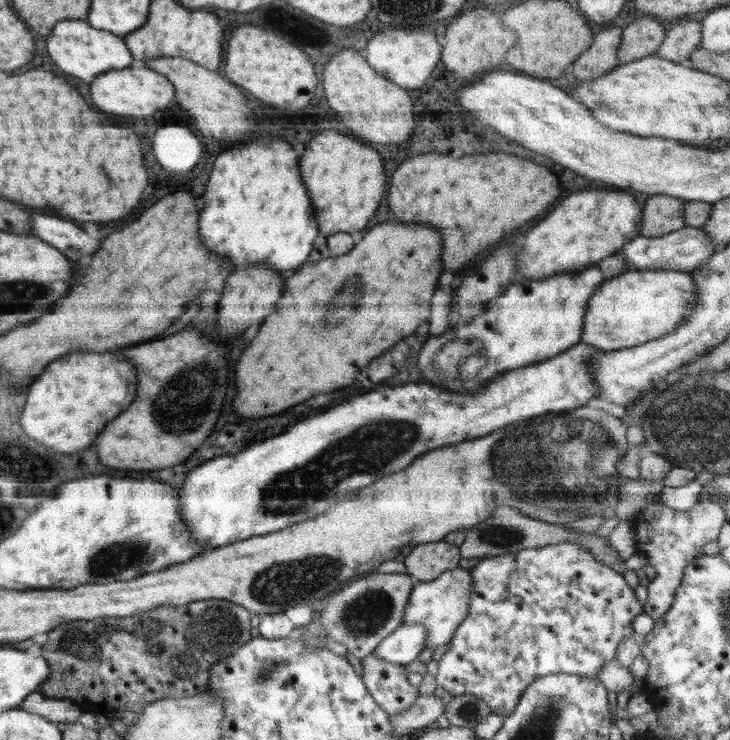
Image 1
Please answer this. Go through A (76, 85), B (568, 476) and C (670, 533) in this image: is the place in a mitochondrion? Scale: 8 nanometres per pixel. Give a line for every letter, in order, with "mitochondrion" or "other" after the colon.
A: other
B: mitochondrion
C: other

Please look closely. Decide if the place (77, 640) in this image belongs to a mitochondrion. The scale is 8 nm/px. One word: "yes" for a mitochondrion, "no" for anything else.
yes

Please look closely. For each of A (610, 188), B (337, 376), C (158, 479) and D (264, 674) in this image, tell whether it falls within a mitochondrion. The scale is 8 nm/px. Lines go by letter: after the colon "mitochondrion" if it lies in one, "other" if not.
A: other
B: other
C: other
D: mitochondrion

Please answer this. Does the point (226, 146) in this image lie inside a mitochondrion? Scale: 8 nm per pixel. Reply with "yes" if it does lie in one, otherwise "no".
no

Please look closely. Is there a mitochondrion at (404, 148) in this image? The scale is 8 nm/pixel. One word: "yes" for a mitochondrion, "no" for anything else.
no

